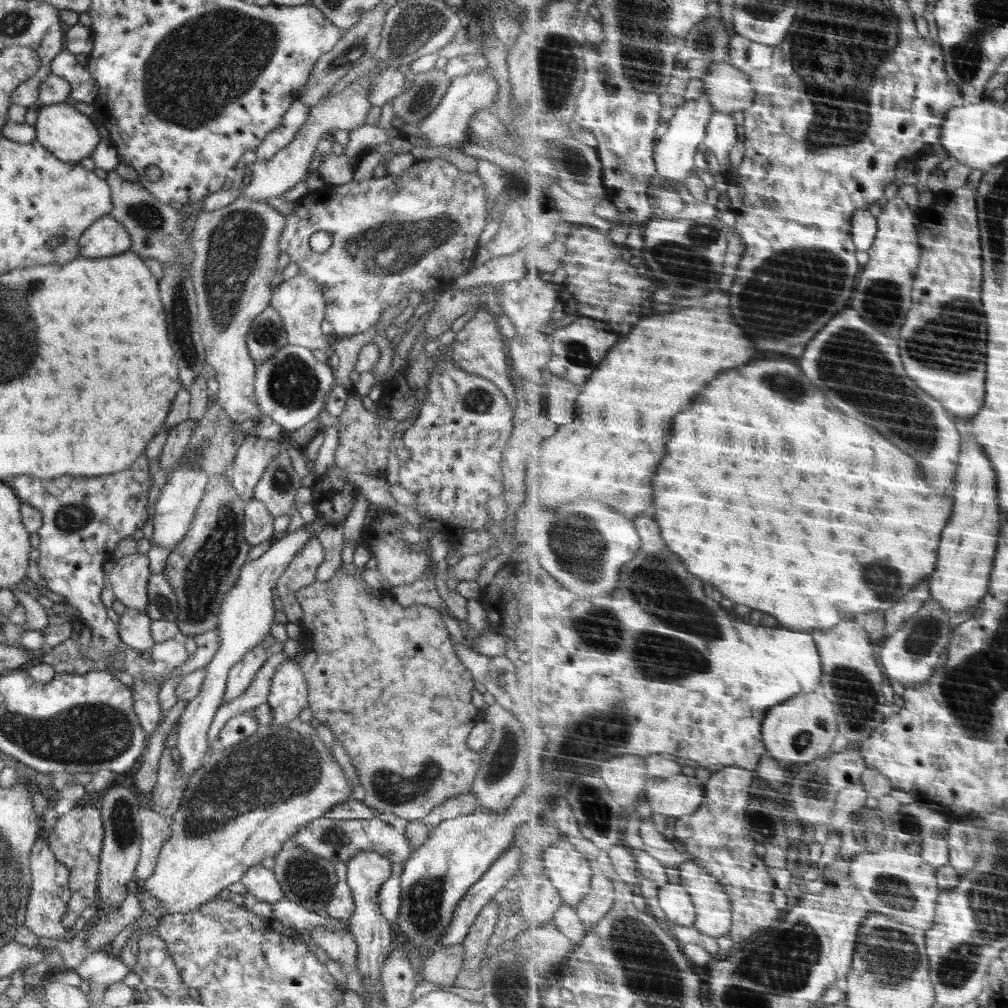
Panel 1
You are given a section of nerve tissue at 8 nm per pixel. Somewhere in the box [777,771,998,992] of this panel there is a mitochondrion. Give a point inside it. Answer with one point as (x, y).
(900, 899)

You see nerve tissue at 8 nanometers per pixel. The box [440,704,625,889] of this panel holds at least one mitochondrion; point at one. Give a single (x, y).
(500, 763)

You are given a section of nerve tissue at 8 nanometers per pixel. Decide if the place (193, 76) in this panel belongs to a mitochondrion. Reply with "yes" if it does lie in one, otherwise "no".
yes

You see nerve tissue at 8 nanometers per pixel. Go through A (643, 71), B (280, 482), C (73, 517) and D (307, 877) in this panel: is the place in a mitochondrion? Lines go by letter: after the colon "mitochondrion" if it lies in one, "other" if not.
A: mitochondrion
B: mitochondrion
C: mitochondrion
D: mitochondrion

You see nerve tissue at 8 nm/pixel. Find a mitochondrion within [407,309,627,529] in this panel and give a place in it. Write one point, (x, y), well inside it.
(479, 400)

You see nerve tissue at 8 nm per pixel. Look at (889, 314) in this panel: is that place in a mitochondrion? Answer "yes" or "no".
yes

